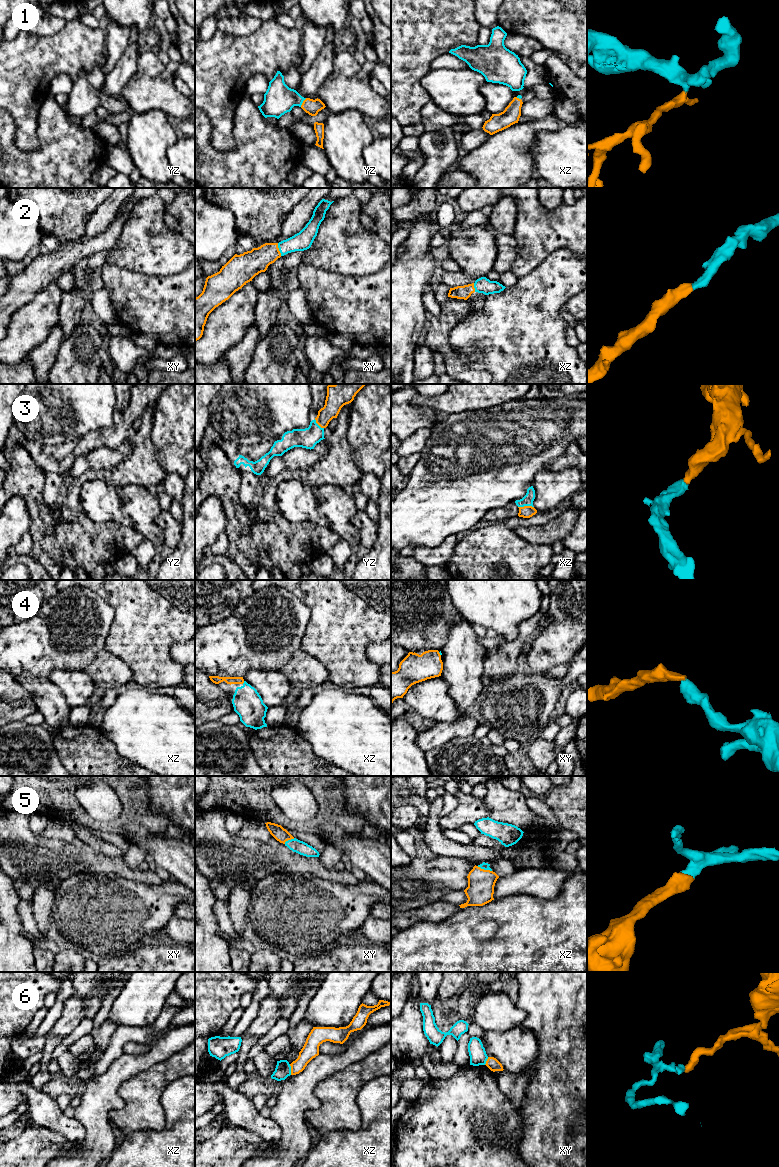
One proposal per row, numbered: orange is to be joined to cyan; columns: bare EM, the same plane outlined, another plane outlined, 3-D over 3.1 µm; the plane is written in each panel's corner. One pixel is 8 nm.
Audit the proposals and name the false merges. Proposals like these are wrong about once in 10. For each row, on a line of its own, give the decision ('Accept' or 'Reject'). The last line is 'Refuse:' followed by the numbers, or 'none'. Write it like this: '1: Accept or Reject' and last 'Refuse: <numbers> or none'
1: Accept
2: Accept
3: Accept
4: Accept
5: Accept
6: Reject
Refuse: 6

